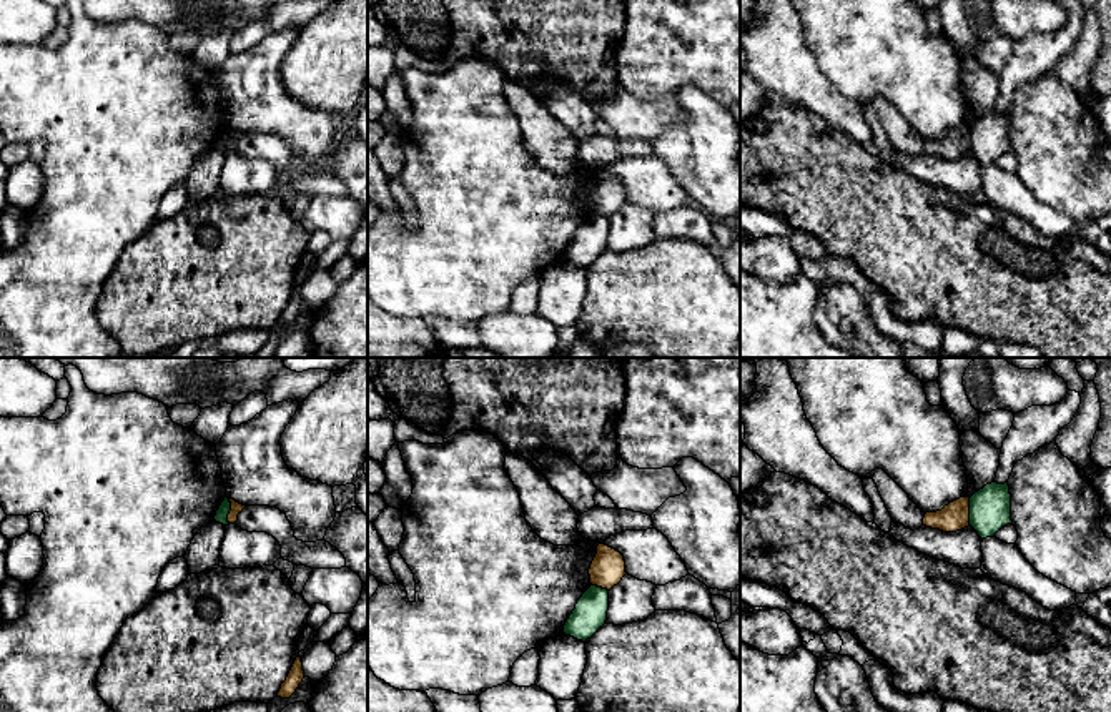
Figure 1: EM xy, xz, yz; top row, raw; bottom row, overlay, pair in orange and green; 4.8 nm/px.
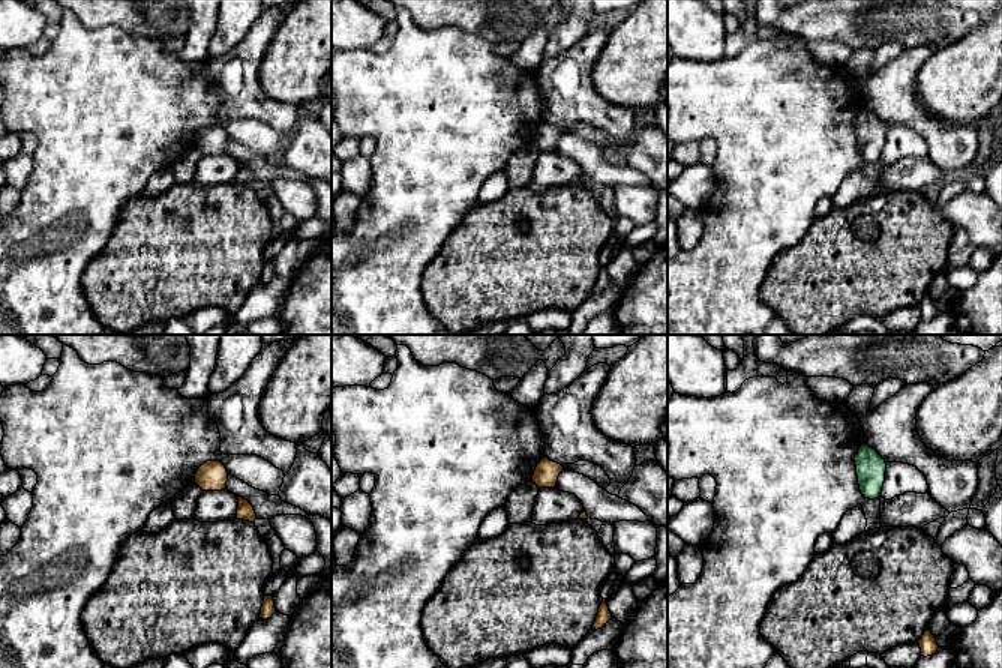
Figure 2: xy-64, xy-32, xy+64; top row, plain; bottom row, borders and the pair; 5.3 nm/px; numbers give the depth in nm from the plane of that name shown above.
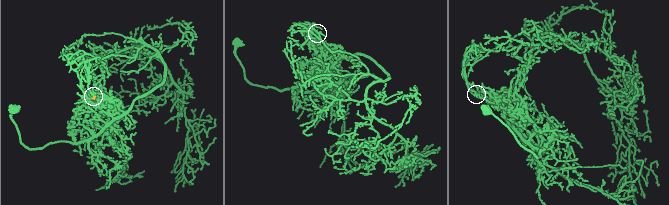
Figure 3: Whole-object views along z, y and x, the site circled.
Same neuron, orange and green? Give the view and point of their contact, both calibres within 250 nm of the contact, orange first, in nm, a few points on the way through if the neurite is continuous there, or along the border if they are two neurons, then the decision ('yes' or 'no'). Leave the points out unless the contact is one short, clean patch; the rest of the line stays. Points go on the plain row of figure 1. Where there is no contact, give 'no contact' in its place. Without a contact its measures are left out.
contact yz (968, 138); calibres 140 and 200 nm; border yz (968, 125), (970, 152); no

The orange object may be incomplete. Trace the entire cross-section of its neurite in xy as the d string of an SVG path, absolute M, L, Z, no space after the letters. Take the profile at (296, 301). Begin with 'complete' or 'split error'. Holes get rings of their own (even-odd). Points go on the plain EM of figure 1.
complete; M298 283L276 324L289 326L304 306L303 289Z

